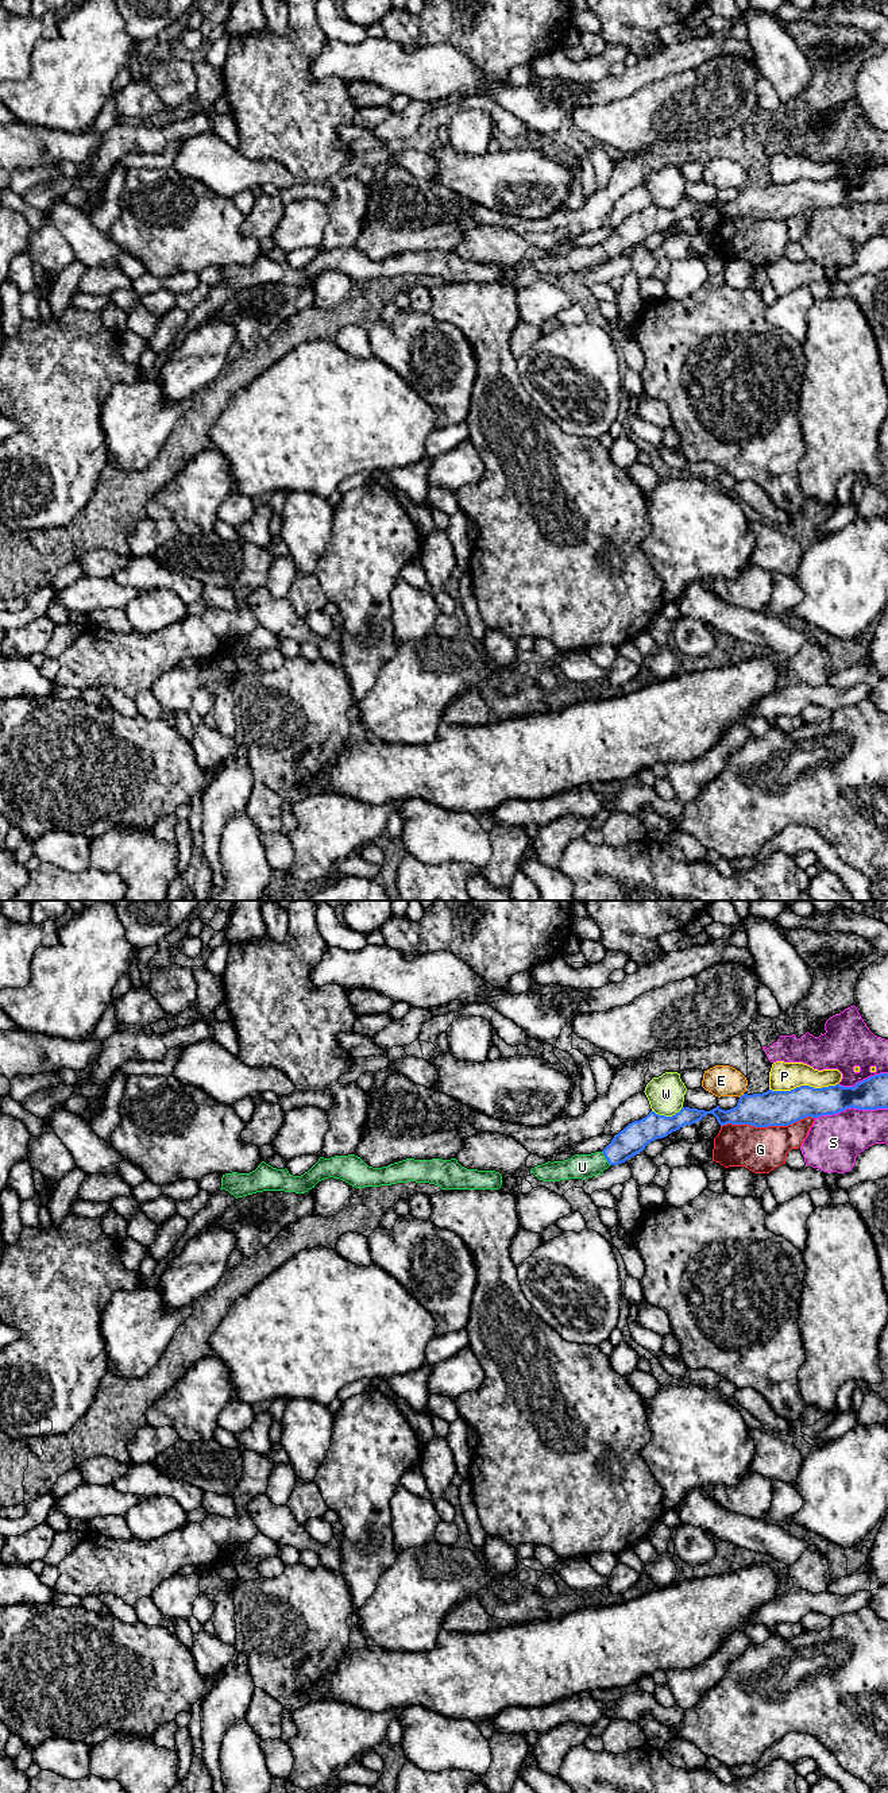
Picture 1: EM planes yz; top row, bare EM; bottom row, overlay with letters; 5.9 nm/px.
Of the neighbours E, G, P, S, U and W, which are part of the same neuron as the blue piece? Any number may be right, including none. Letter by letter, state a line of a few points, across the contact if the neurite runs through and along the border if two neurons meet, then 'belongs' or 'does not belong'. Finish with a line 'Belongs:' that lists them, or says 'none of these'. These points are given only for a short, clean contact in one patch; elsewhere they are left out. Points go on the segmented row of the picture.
E: does not belong
G: does not belong
P: does not belong
S: does not belong
U: line yz (636, 1136), (617, 1152), (605, 1157), (594, 1164), (582, 1167); belongs
W: line yz (682, 1106), (671, 1115), (659, 1115), (652, 1111); does not belong
Belongs: U

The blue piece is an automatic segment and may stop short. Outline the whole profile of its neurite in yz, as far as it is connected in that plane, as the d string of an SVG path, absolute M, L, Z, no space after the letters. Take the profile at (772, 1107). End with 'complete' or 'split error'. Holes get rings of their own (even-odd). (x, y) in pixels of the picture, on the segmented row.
M888 1073L870 1076L854 1087L800 1086L791 1091L768 1090L762 1094L744 1094L737 1106L726 1111L719 1106L710 1111L682 1107L672 1117L650 1111L645 1118L629 1123L615 1134L602 1152L575 1154L564 1161L548 1161L532 1168L530 1173L543 1181L586 1180L598 1176L610 1165L622 1164L642 1152L649 1142L664 1138L684 1125L692 1125L707 1114L713 1114L721 1126L731 1123L768 1127L788 1126L807 1117L833 1115L852 1107L888 1108Z | split error

